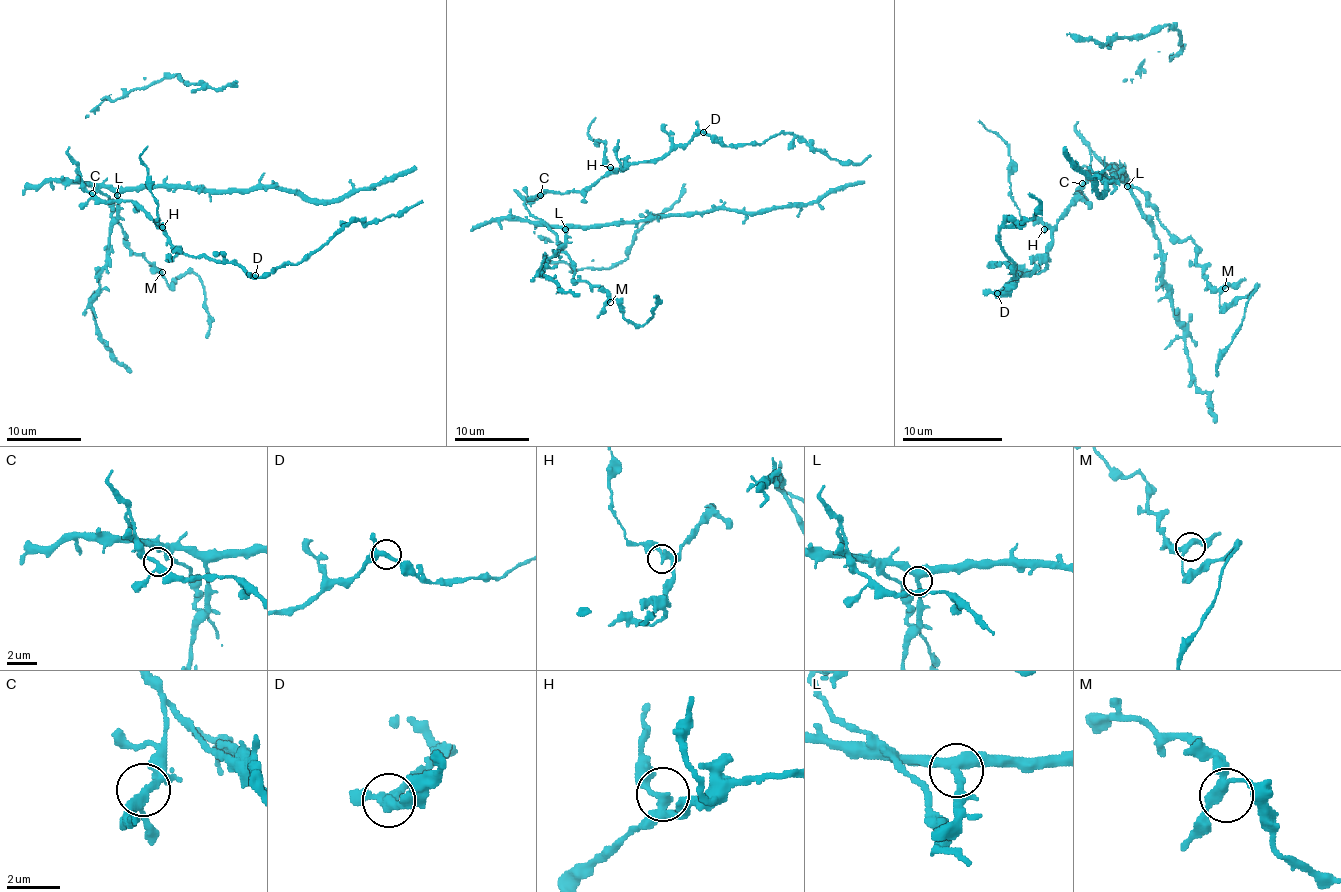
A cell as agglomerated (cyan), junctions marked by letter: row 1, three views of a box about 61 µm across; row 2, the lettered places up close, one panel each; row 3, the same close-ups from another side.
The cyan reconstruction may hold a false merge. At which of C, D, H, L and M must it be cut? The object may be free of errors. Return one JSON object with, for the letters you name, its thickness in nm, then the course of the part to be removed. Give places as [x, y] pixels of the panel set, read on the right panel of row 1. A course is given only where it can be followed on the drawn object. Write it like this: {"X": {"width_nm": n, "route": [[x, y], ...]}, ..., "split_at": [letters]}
{"H": {"width_nm": 280, "route": [[1045, 228], [1025, 218], [1015, 203], [1010, 181], [1010, 146], [977, 121]]}, "split_at": ["H"]}

